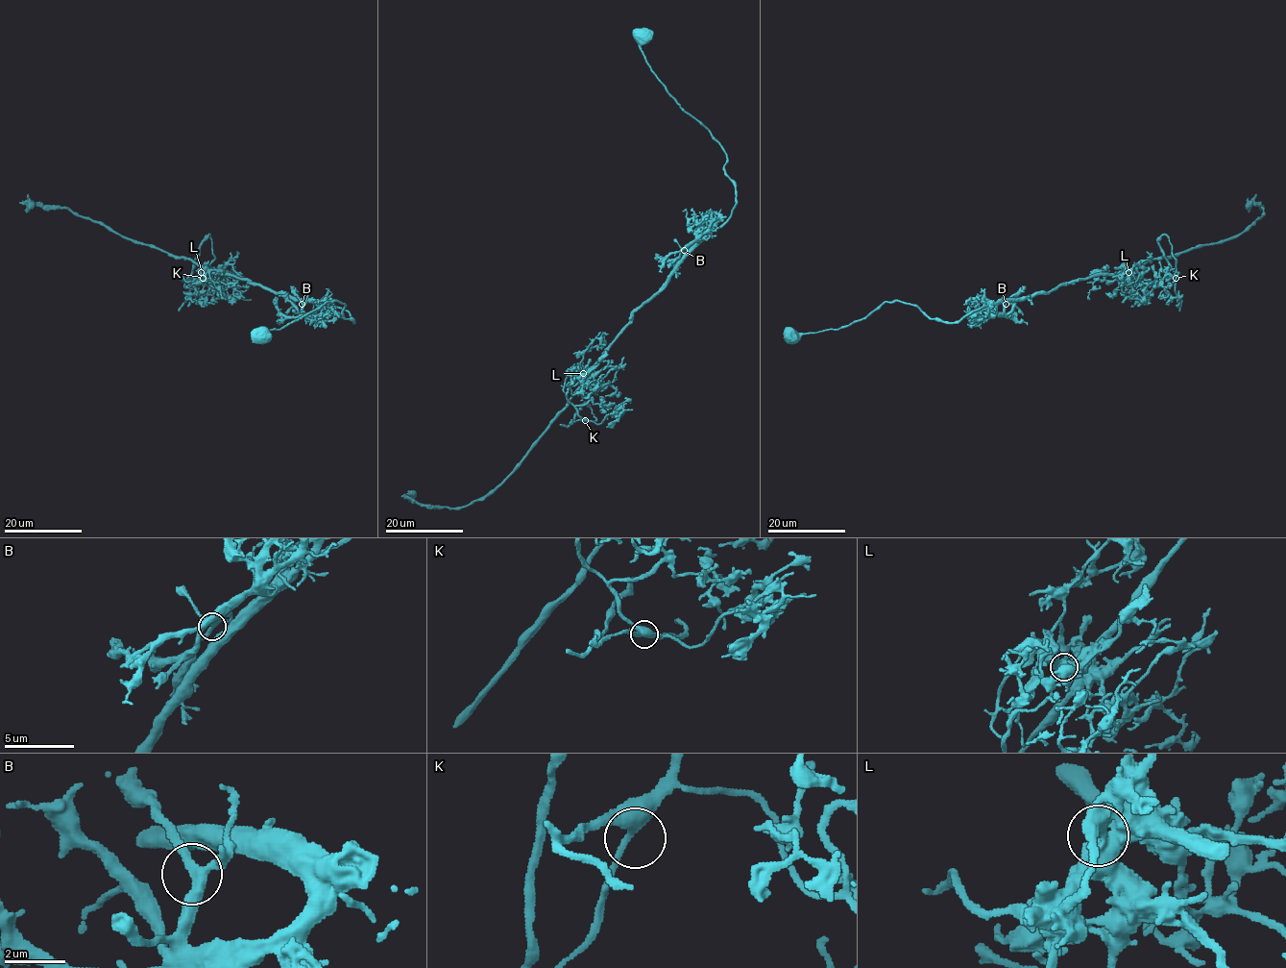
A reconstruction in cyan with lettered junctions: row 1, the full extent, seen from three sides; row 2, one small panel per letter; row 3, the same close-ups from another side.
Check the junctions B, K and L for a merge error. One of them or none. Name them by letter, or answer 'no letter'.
L

